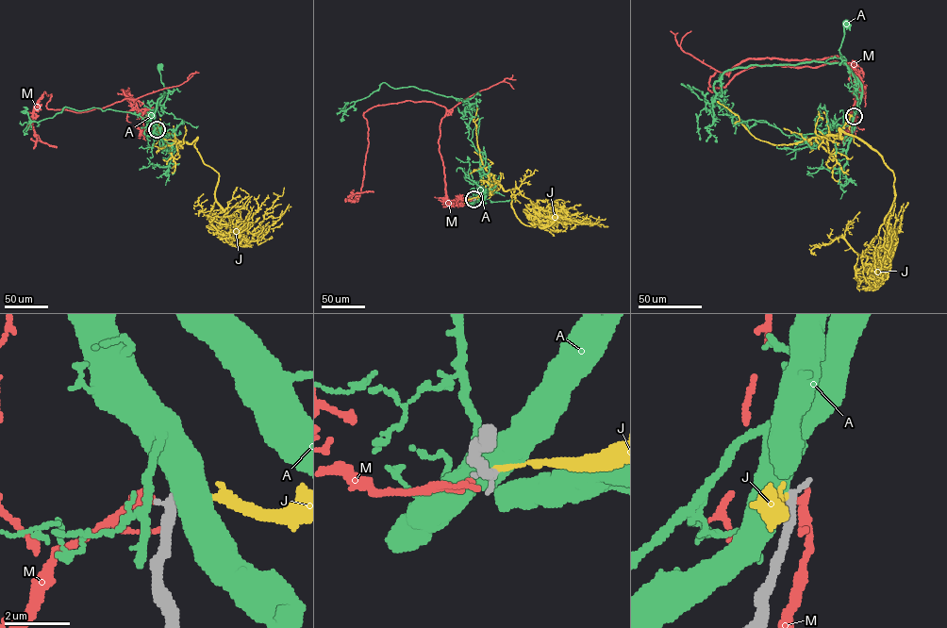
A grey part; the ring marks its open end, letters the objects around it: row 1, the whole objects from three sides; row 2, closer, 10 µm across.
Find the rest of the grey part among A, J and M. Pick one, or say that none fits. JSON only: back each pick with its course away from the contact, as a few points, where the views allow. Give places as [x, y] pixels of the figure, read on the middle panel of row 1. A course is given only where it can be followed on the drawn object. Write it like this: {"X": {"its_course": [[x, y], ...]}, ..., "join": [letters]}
{"A": {"its_course": [[473, 199], [471, 205], [488, 190], [490, 191], [486, 193], [479, 189], [476, 193]]}, "join": ["A"]}

